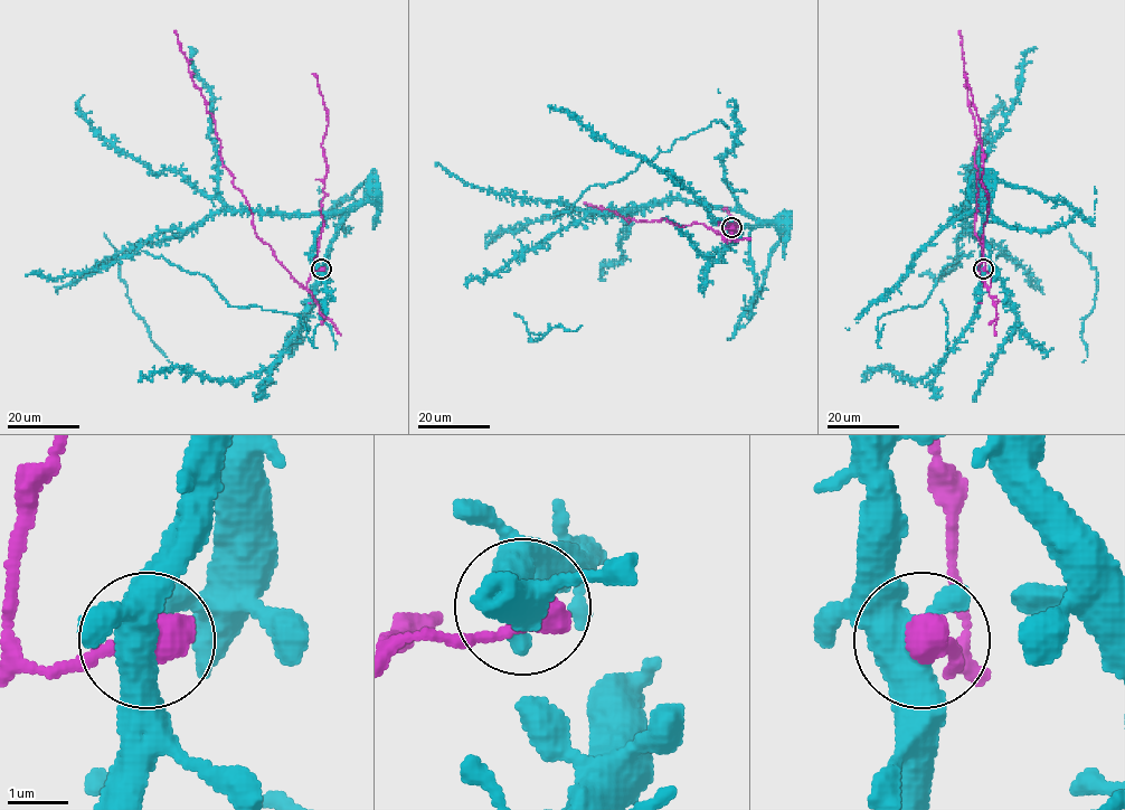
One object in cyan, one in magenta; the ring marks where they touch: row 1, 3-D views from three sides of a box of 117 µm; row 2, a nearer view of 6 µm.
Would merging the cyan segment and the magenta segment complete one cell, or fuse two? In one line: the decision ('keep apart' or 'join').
join

